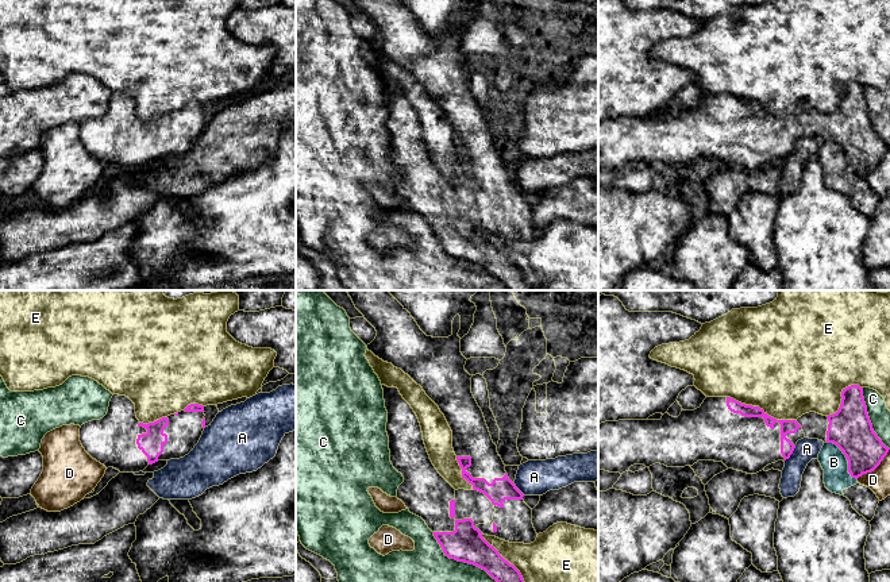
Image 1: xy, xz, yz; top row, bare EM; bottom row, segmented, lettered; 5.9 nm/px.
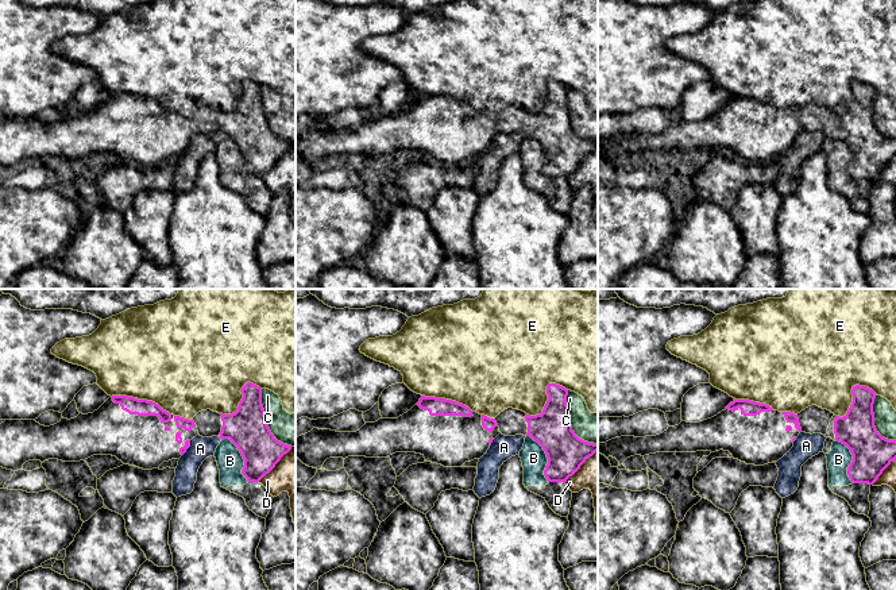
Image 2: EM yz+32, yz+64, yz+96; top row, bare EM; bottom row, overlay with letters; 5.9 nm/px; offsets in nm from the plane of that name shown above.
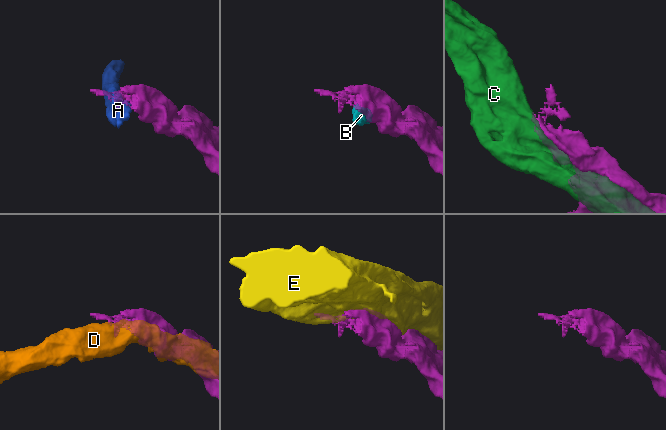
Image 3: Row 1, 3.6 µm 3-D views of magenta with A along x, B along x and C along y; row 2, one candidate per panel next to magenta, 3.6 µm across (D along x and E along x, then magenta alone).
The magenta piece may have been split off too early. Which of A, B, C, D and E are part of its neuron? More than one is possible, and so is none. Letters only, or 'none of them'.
none of them

